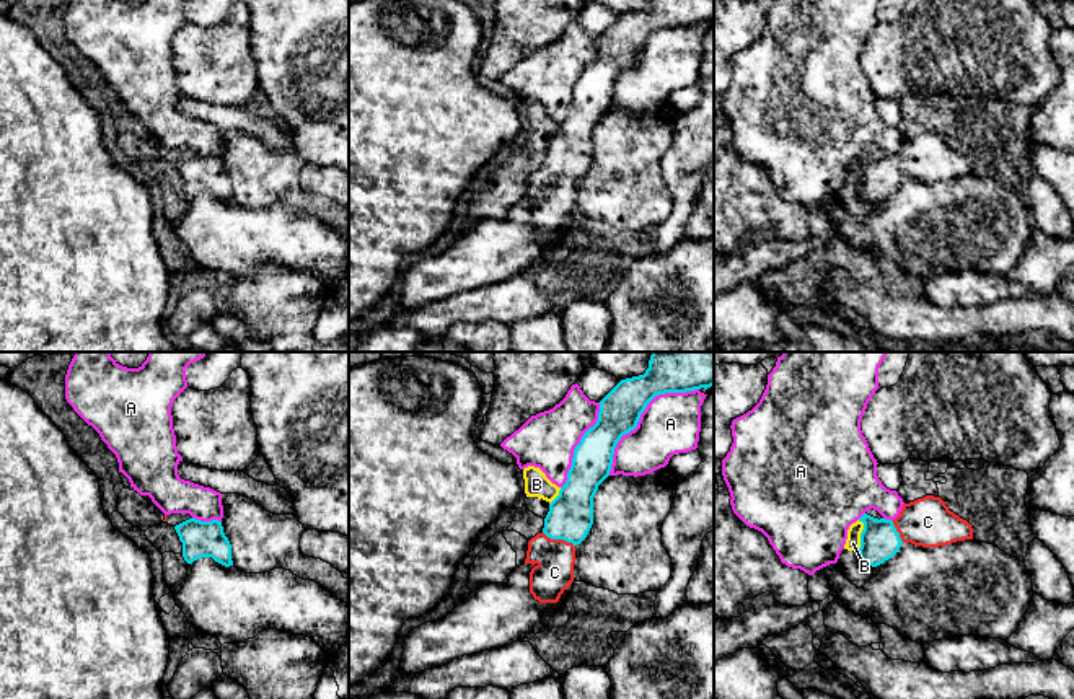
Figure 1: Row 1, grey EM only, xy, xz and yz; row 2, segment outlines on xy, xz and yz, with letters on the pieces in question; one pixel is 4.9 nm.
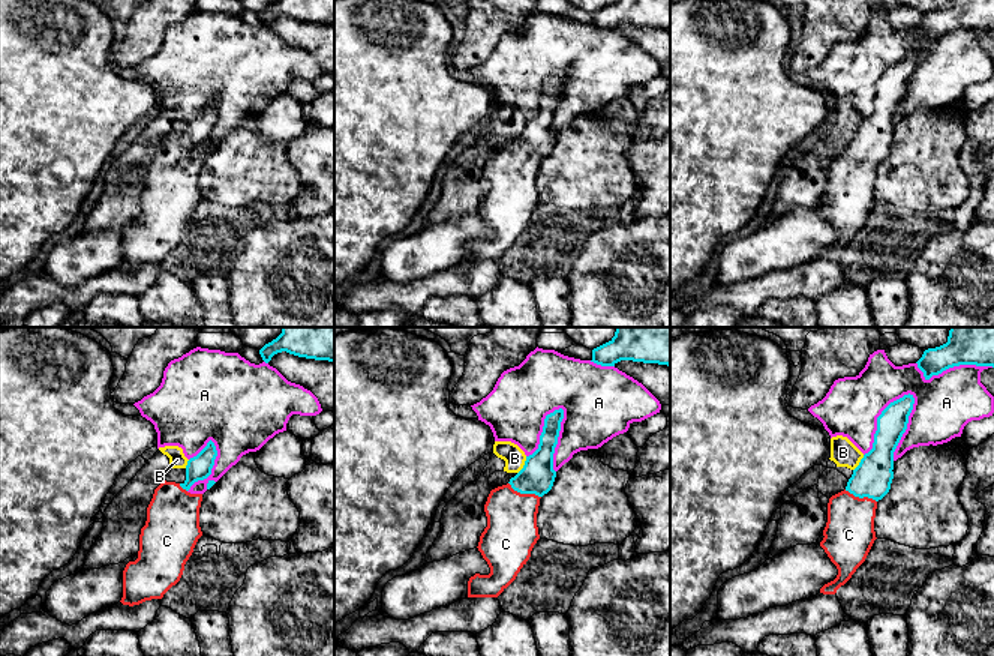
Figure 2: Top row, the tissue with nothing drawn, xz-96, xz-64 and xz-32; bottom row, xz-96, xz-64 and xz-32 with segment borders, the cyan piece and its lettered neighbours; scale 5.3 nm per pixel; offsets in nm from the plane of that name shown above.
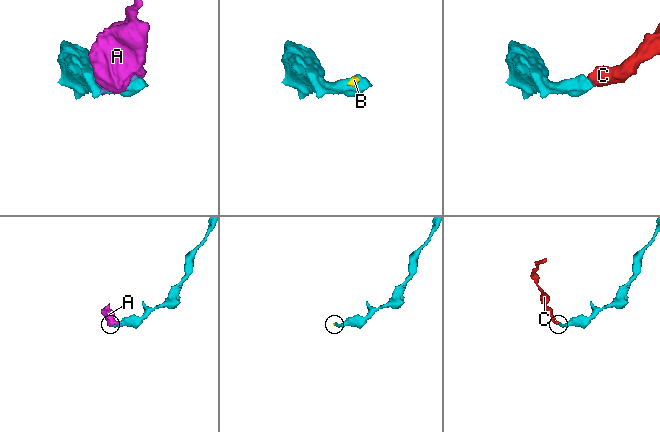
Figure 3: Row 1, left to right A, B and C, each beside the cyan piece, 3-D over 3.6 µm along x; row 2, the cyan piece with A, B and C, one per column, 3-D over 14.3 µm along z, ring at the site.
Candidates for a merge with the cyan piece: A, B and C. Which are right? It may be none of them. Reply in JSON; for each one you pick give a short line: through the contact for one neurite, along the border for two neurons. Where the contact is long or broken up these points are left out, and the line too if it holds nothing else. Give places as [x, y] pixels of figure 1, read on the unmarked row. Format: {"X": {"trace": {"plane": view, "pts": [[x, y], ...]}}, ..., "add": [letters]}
{"C": {"trace": {"plane": "xz", "pts": [[571, 149], [559, 173], [554, 183], [554, 207]]}}, "add": ["C"]}

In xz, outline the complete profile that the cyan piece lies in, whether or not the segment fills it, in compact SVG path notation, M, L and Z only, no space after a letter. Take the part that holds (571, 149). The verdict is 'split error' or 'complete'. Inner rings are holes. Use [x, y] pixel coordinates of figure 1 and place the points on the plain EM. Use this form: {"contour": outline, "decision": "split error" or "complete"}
{"contour": "M649 0L644 10L621 15L601 36L598 55L574 85L559 130L549 138L544 163L528 176L530 228L539 238L557 238L574 217L575 181L593 160L593 132L610 111L623 70L658 29L714 21L714 0Z", "decision": "split error"}

